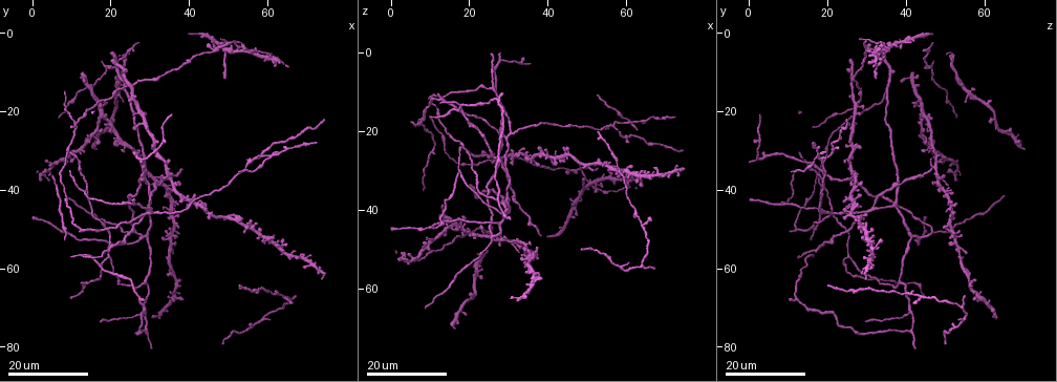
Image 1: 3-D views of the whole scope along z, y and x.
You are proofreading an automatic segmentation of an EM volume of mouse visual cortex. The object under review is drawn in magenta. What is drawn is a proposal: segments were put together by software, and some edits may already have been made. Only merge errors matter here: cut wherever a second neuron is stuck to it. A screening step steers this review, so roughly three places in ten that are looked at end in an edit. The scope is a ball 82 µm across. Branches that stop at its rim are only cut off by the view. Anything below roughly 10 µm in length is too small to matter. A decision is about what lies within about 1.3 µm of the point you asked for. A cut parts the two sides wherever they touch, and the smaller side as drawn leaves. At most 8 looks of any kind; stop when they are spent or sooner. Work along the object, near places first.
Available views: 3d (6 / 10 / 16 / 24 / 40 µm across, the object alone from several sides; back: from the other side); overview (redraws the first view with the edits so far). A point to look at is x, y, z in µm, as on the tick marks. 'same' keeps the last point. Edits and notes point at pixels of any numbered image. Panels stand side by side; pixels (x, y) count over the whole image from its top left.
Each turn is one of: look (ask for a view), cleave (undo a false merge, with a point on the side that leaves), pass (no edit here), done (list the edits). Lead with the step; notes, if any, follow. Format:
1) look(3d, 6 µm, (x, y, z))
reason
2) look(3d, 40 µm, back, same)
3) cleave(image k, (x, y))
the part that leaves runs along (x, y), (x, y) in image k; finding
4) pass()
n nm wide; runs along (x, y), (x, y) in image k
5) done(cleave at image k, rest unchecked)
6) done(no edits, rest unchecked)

look(3d, 24 µm, (29.0, 64.0, 39.0))
three-way junction

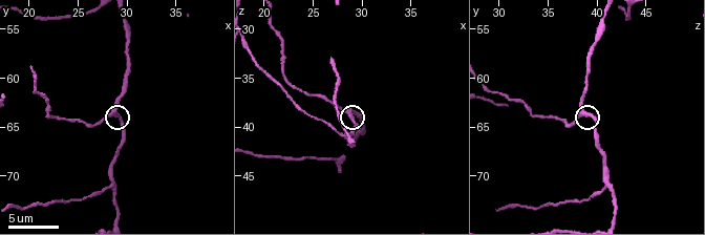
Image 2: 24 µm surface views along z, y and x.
look(3d, 10 µm, (28.6, 63.6, 39.0))
zoom in

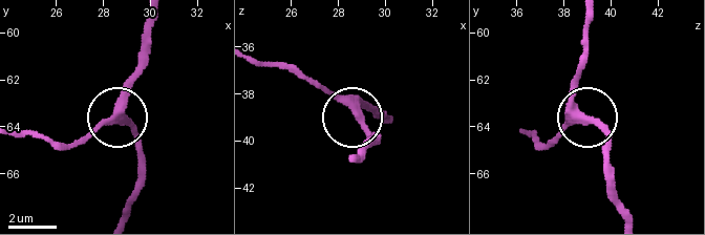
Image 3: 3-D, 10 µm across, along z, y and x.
pass()
runs along (592, 21), (588, 58), (574, 93), (584, 115), (541, 146) in image 3; one neuron here

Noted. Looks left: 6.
look(3d, 24 µm, (56.5, 32.0, 18.5))
small branch off a trunk

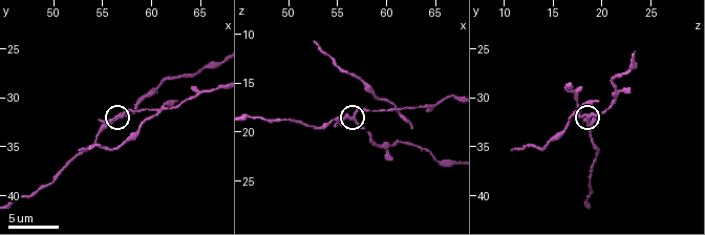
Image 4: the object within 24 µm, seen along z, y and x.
look(3d, 10 µm, (56.8, 31.8, 18.8))

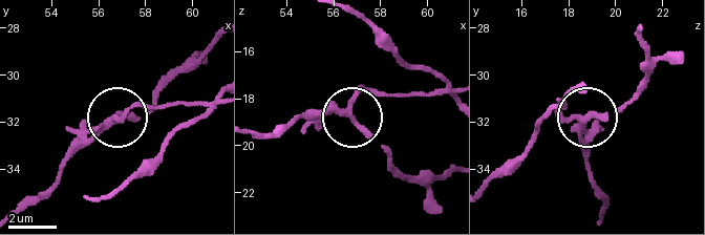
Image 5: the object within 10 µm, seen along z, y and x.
cleave(image 5, (360, 89))
the part that leaves runs along (337, 111), (365, 93), (449, 91) in image 5; a second neuron is stuck on

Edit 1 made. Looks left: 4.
look(overview)

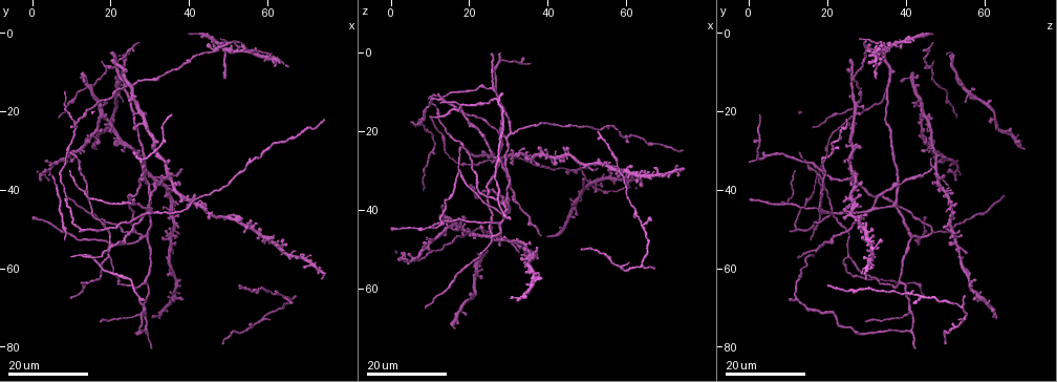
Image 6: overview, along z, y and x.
look(3d, 16 µm, (64.5, 56.5, 31.0))

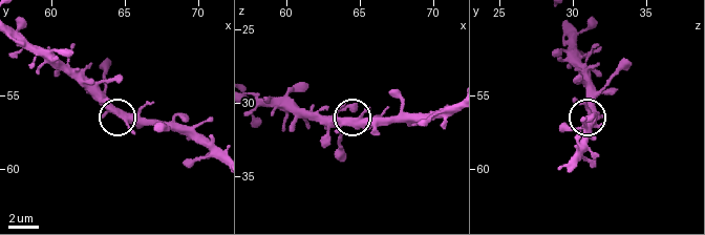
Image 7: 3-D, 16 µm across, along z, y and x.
look(3d, 6 µm, (64.2, 55.8, 31.6))
zoom in

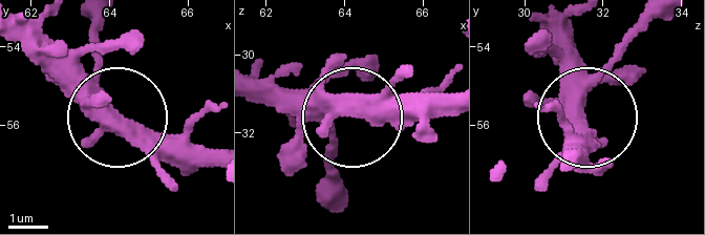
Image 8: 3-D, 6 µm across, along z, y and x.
pass()
runs along (254, 78), (324, 91), (364, 118), (441, 118) in image 8; all the same neuron

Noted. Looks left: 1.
done(cleave at image 5, rest unchecked)

